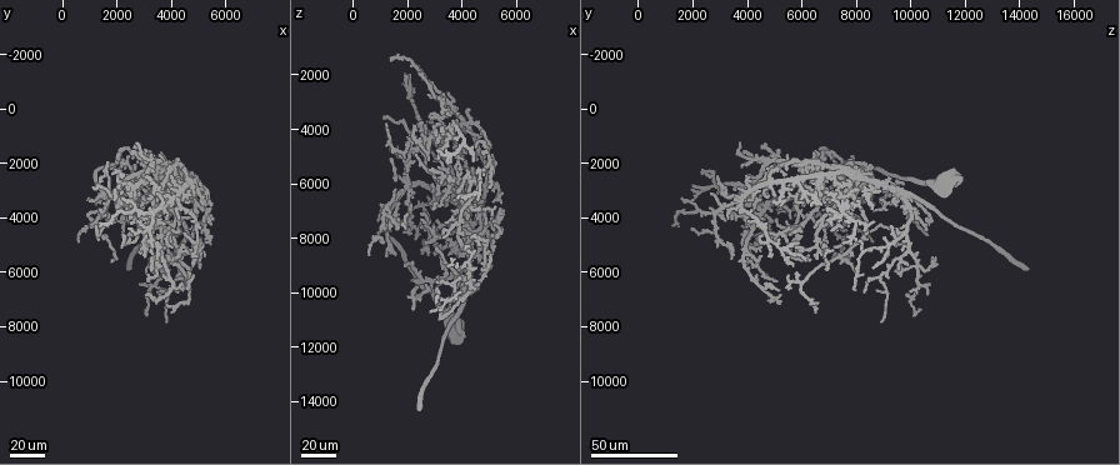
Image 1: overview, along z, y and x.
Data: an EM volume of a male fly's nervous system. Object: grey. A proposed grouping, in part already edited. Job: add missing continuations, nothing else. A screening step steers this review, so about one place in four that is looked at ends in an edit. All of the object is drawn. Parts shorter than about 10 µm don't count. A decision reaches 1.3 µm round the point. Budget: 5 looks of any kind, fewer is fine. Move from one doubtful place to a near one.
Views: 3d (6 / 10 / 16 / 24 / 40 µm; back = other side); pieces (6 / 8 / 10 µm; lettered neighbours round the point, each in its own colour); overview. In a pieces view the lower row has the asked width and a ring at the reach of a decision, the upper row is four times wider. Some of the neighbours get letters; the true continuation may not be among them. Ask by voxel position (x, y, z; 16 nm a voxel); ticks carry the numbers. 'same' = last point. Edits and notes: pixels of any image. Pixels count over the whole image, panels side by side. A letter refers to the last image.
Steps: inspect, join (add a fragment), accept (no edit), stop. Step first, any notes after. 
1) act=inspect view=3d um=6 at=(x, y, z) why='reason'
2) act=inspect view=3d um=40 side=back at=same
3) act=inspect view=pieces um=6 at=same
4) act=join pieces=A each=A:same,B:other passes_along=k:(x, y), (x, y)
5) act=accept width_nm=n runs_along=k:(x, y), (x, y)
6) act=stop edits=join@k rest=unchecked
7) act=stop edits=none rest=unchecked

act=inspect view=3d um=40 at=(4900, 4500, 7100) why='long arm stops here'

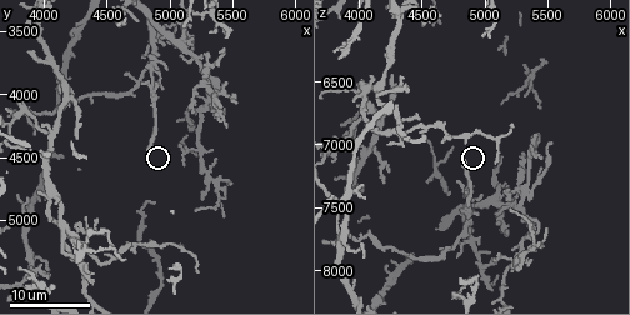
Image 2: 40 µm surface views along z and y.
act=inspect view=pieces um=8 at=(4820, 4480, 7080)

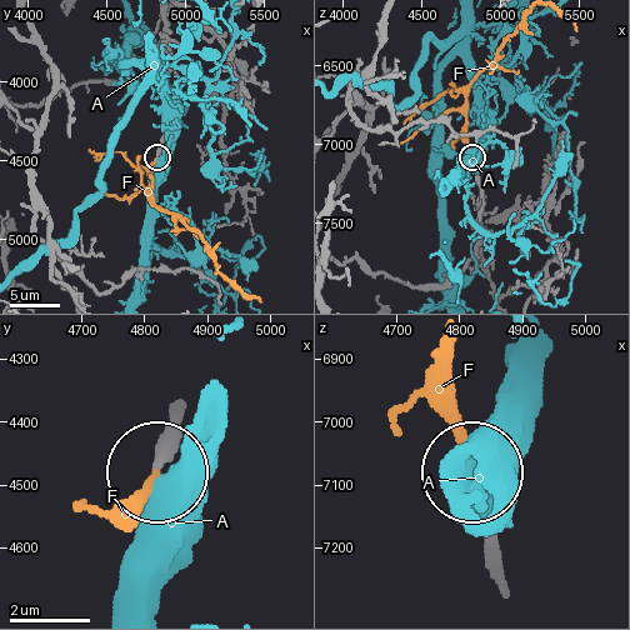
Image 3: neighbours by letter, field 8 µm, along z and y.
act=join pieces=F each=A:other,F:same found='the neuron continues'

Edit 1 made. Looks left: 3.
act=inspect view=3d um=24 at=(2800, 6400, 10700)

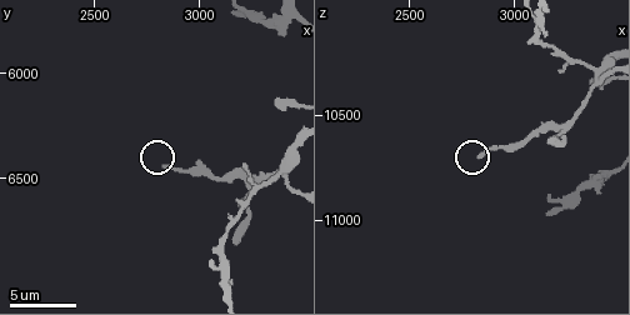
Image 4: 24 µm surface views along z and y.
act=inspect view=pieces um=10 at=(2850, 6440, 10700)

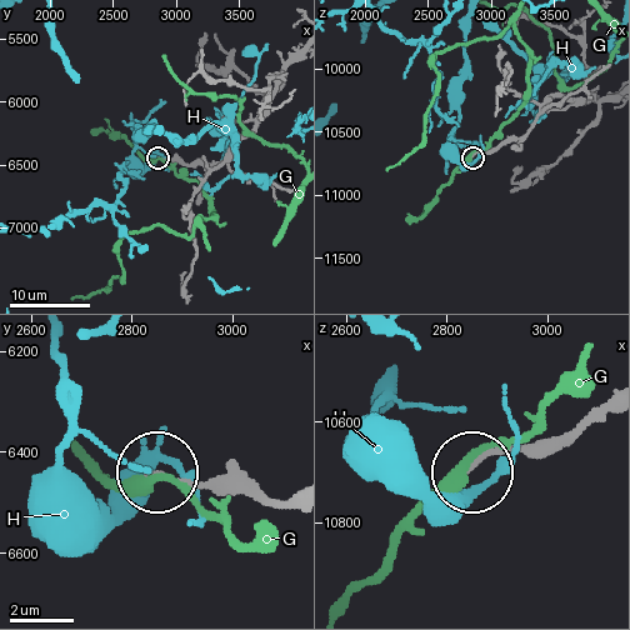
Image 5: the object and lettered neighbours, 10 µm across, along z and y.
act=accept each=G:other,H:other found='no lettered fragment goes on from it'

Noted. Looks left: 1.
act=stop edits=join@3 rest=unchecked

